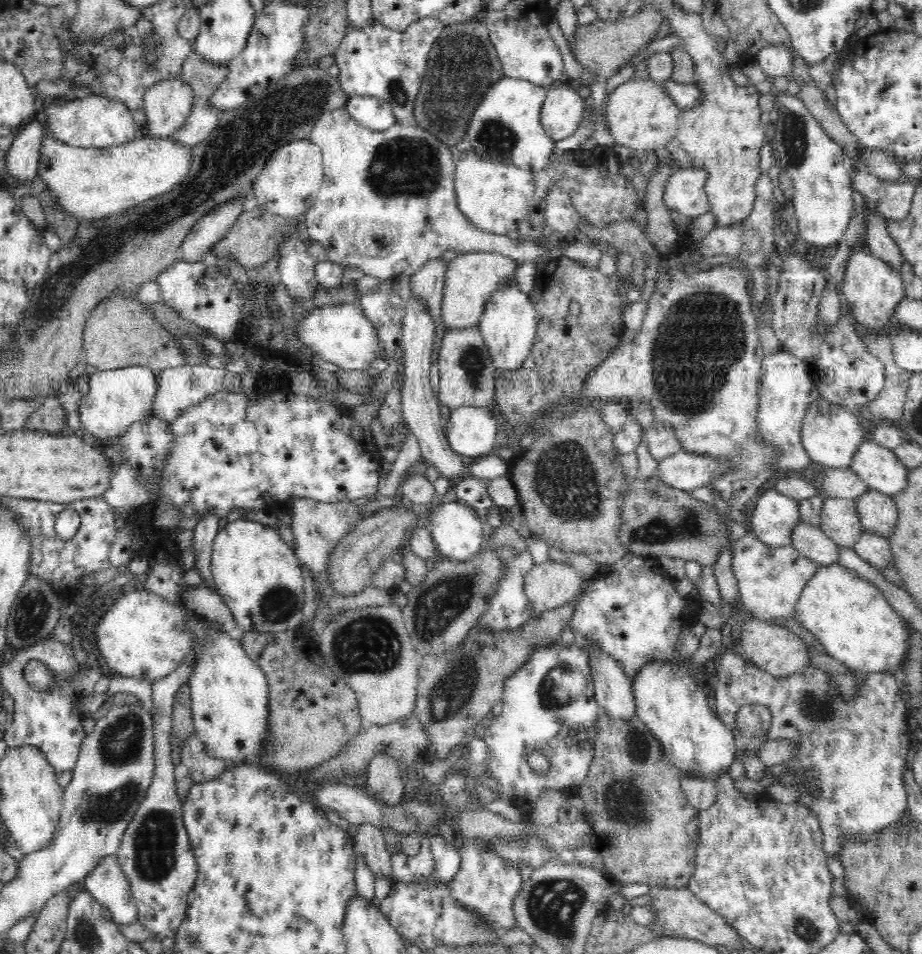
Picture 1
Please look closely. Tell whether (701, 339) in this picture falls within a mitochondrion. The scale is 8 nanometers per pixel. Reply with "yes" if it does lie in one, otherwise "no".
yes

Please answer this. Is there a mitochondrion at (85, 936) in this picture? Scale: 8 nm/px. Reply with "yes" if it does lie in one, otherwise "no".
yes

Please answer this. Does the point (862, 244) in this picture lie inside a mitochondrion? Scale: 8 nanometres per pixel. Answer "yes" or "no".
no

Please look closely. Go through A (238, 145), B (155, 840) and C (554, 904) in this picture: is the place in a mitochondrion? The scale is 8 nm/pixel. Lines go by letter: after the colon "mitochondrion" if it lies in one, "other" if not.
A: mitochondrion
B: mitochondrion
C: mitochondrion

